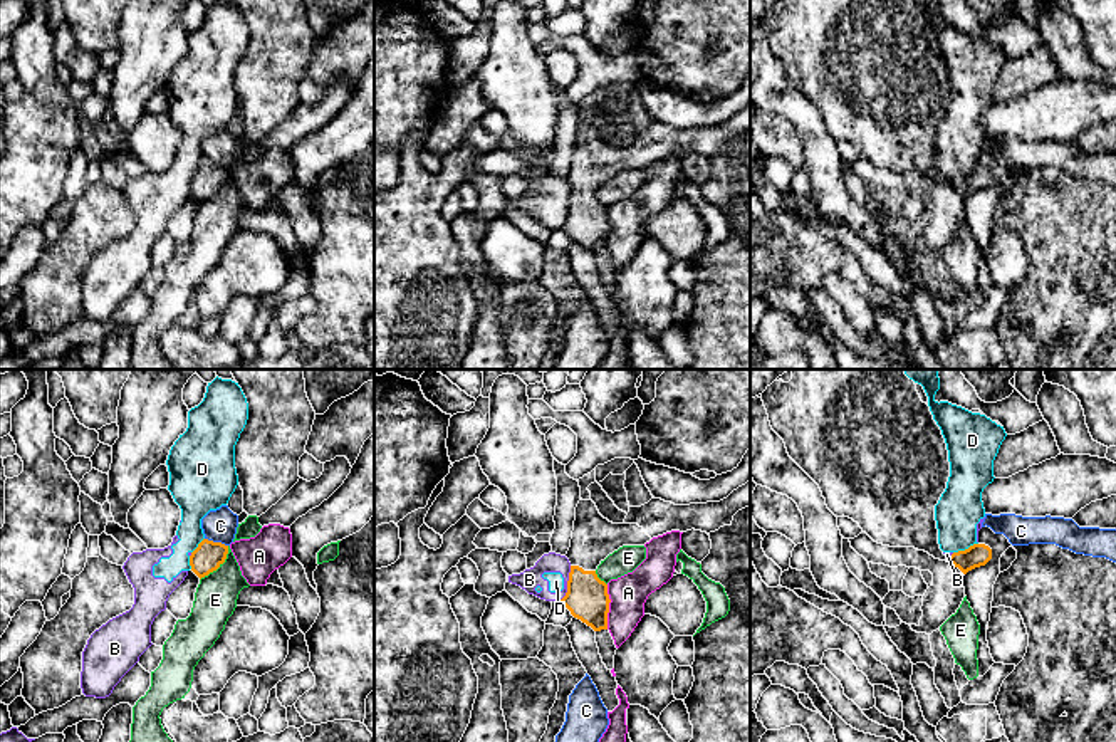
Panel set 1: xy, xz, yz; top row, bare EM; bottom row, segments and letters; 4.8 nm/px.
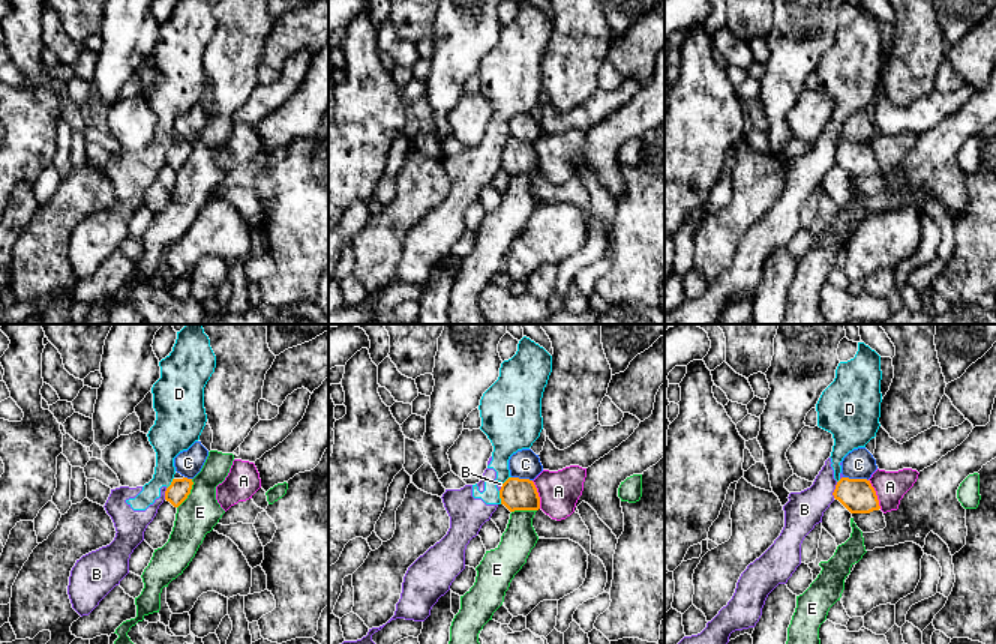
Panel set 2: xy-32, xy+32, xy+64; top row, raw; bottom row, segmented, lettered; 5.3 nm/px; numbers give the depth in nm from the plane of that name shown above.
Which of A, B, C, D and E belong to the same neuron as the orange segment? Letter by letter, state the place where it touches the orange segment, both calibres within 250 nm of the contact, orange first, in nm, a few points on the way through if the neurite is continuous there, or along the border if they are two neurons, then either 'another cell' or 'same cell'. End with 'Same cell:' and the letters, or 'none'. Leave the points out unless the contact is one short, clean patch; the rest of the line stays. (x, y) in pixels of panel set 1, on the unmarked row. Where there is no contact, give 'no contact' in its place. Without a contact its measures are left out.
A: contact xz (608, 230); calibres 200 and 180 nm; border xz (606, 209), (610, 222), (608, 252); another cell
B: contact xz (568, 207); calibres 200 and 100 nm; border xz (571, 190), (568, 215), (559, 224); another cell
C: contact xy (217, 167); calibres 140 and 160 nm; border xy (205, 161), (227, 170); another cell
D: contact yz (965, 173); calibres 110 and 220 nm; border yz (977, 167), (954, 177); another cell
E: contact xy (219, 190); calibres 140 and 200 nm; border xy (229, 170), (227, 182), (200, 203); another cell
Same cell: none

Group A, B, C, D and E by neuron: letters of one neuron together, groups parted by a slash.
A / B D / C / E

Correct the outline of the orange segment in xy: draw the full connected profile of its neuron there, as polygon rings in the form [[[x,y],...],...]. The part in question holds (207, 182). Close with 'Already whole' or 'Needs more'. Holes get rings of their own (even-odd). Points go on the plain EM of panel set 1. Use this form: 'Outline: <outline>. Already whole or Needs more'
Outline: [[[203,163],[190,180],[191,195],[201,203],[216,195],[227,183],[228,170]]]. Already whole

